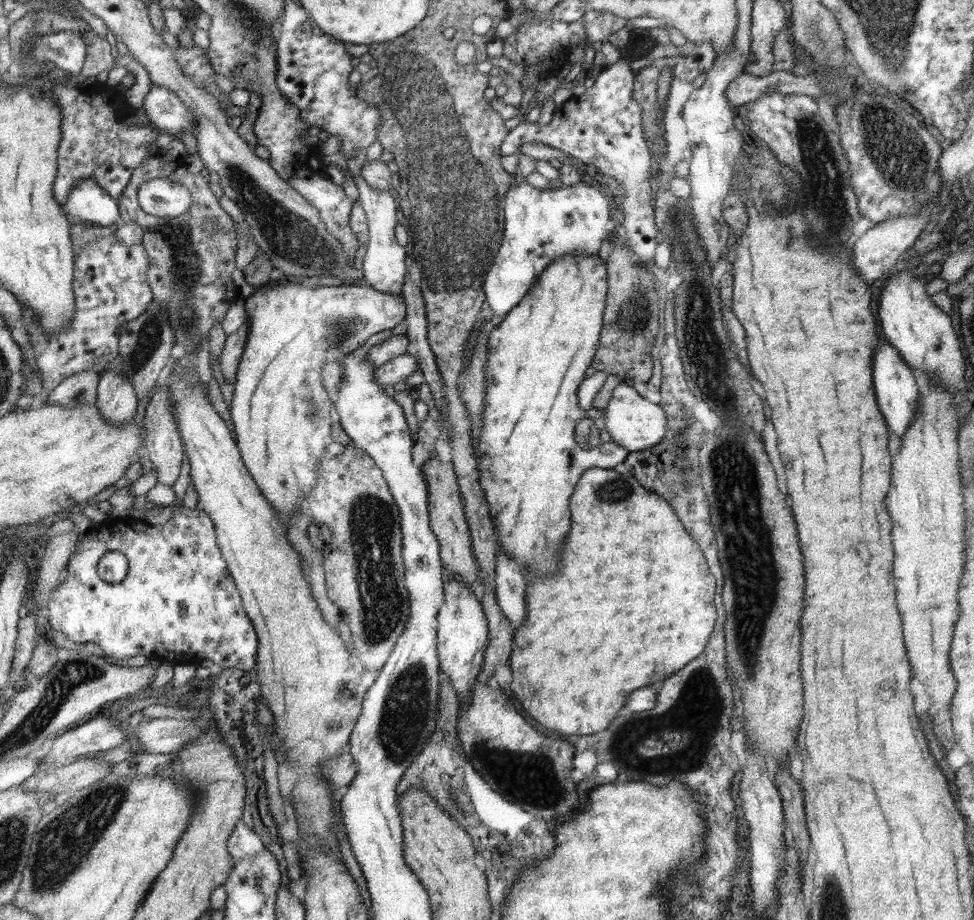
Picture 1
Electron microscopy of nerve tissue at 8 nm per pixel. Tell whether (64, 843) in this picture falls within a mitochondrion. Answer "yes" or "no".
yes

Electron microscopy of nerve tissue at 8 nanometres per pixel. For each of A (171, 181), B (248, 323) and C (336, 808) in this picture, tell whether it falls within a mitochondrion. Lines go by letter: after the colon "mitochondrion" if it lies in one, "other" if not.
A: other
B: other
C: other

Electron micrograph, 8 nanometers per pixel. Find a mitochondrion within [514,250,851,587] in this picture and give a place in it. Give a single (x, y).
(702, 347)

